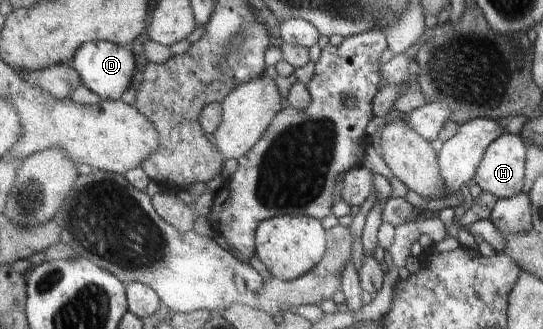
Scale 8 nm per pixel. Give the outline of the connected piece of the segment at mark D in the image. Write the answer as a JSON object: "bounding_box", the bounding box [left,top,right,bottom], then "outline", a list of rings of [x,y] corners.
{"bounding_box":[71,41,137,101],"outline":[[[96,41],[83,45],[71,65],[81,73],[85,86],[97,93],[101,99],[119,101],[125,95],[125,91],[131,88],[131,81],[137,69],[137,59],[131,47],[116,42]]]}

